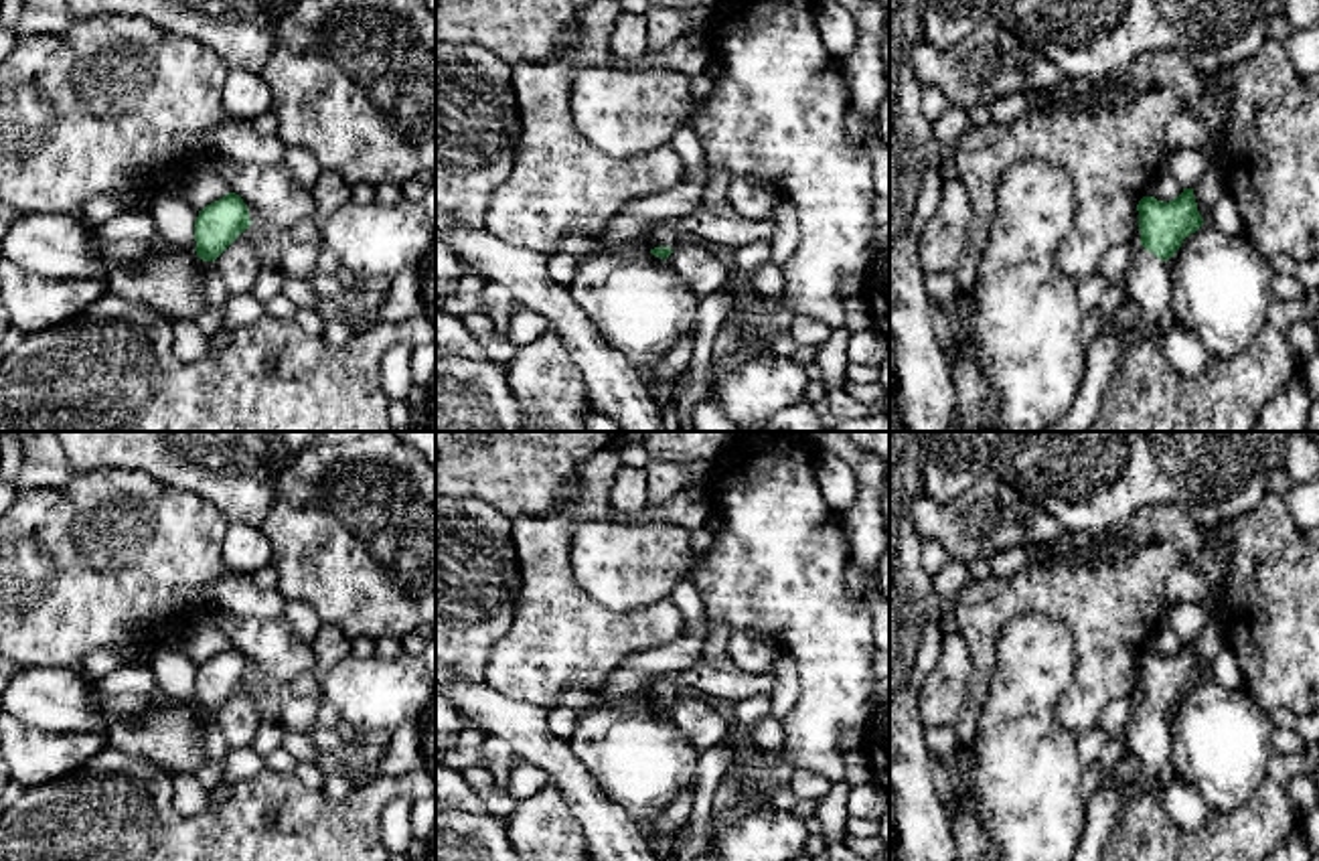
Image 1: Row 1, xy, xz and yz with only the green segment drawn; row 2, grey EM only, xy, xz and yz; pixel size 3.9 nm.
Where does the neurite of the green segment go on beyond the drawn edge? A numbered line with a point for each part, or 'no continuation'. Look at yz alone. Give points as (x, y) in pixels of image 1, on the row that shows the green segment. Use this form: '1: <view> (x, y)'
1: yz (1149, 284)

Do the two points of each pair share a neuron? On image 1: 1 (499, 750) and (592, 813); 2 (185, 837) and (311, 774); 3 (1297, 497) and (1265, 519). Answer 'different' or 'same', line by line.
1: different
2: different
3: different

